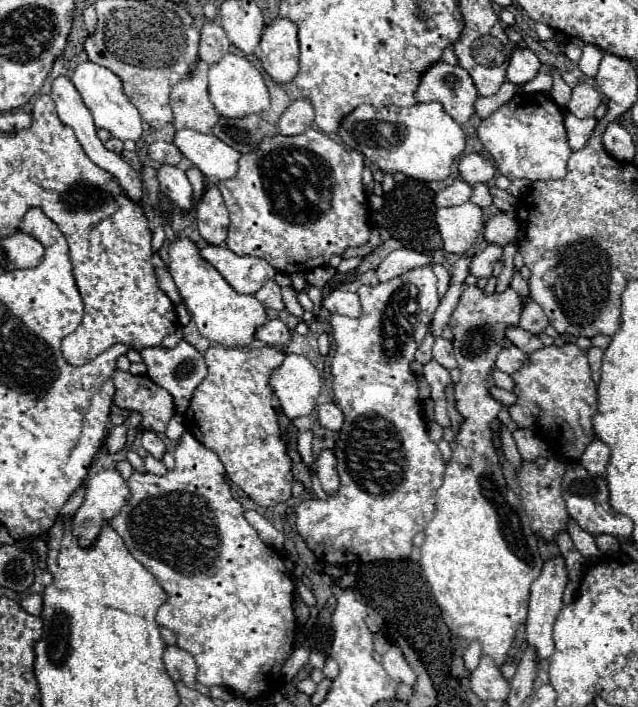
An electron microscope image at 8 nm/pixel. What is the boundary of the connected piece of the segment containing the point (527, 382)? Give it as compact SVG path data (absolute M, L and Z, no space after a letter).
M576 344L540 348L528 356L528 364L512 374L512 380L518 400L508 406L508 412L518 428L544 430L550 442L563 450L563 454L558 454L562 460L578 462L586 446L596 438L592 418L598 412L598 394L588 368L586 350L580 350Z

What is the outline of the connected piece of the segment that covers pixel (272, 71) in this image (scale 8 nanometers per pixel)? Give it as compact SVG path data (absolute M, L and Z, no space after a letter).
M274 18L258 44L262 68L276 84L286 84L298 74L298 26L288 18Z

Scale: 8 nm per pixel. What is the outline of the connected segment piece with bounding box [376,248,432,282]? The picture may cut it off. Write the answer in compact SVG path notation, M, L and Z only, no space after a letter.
M400 248L400 250L394 250L386 256L386 260L378 266L376 274L378 274L380 282L388 282L396 276L402 276L408 270L414 270L414 268L420 268L420 266L430 266L430 264L432 264L430 254Z

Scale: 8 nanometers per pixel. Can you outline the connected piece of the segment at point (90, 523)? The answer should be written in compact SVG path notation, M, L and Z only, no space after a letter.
M116 468L100 470L86 480L86 500L72 518L74 520L74 536L80 540L80 544L84 548L90 546L96 540L102 522L114 518L118 514L118 510L126 504L126 500L130 500L130 488L128 488L126 480L120 476L120 472Z

